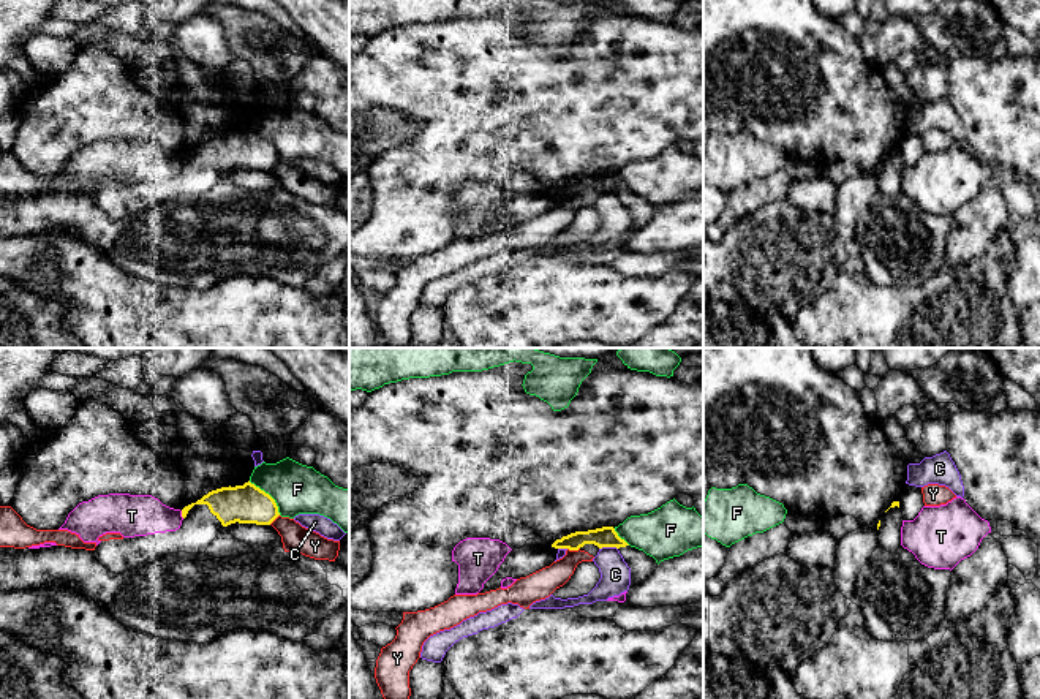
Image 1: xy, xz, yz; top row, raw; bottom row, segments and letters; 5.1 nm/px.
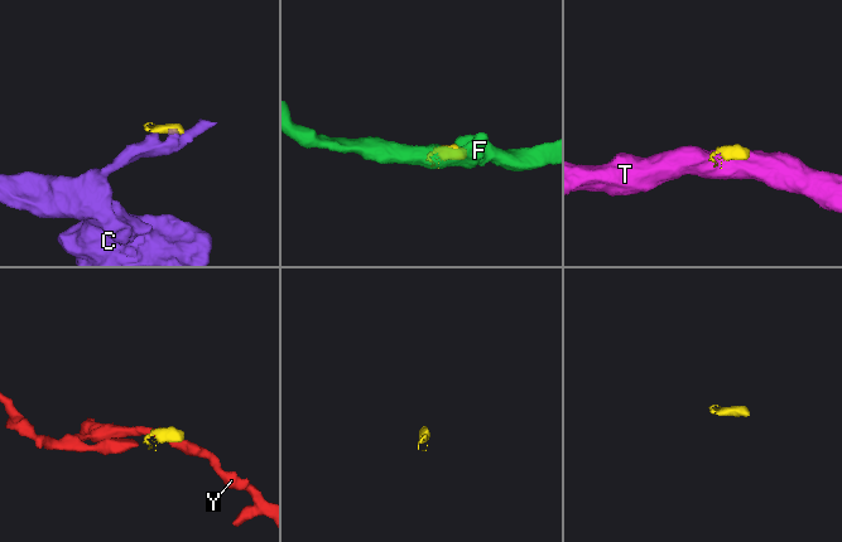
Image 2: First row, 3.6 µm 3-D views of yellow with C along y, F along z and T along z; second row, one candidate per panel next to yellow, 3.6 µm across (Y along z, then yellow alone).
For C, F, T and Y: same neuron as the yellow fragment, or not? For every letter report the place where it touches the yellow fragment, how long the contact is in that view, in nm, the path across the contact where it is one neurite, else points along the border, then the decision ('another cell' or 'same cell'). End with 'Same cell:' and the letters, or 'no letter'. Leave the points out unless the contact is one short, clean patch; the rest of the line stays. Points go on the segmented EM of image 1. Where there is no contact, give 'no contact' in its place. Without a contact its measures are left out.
C: meets yellow in xz at (607, 546); contact 100 nm long; another cell
F: meets yellow in xy at (269, 495); contact 240 nm long; border along xy (248, 481), (274, 500), (280, 514); another cell
T: meets yellow in xy at (182, 514); contact 40 nm long; another cell
Y: meets yellow in xz at (574, 549); contact 60 nm long; border along xz (568, 547), (579, 549); another cell
Same cell: no letter

